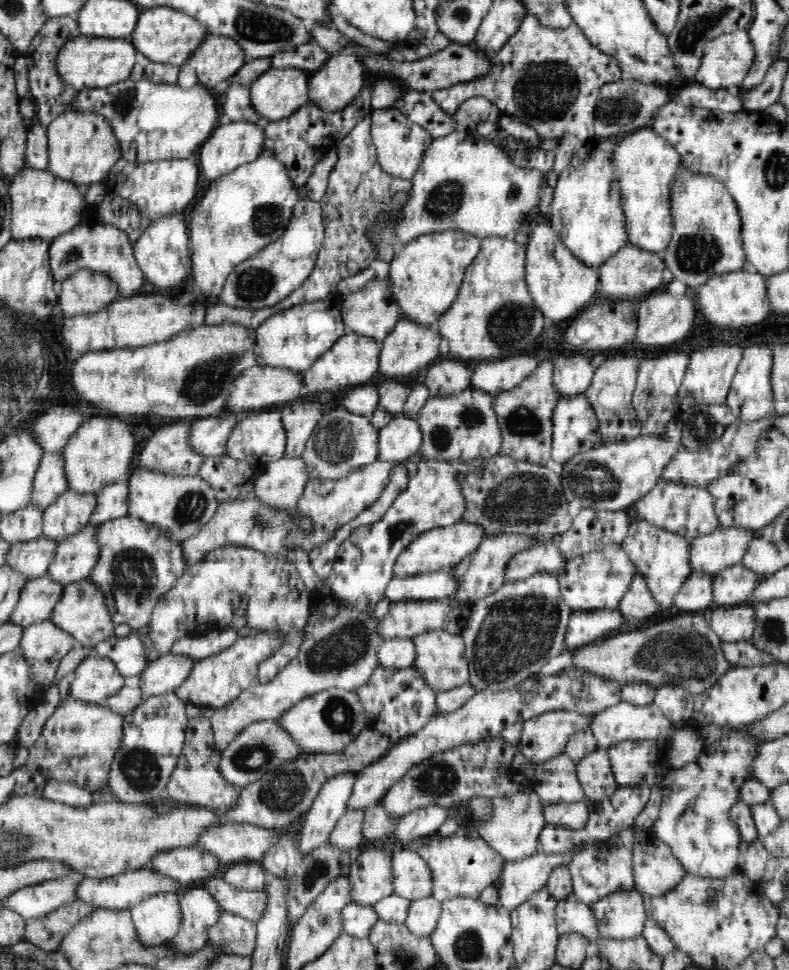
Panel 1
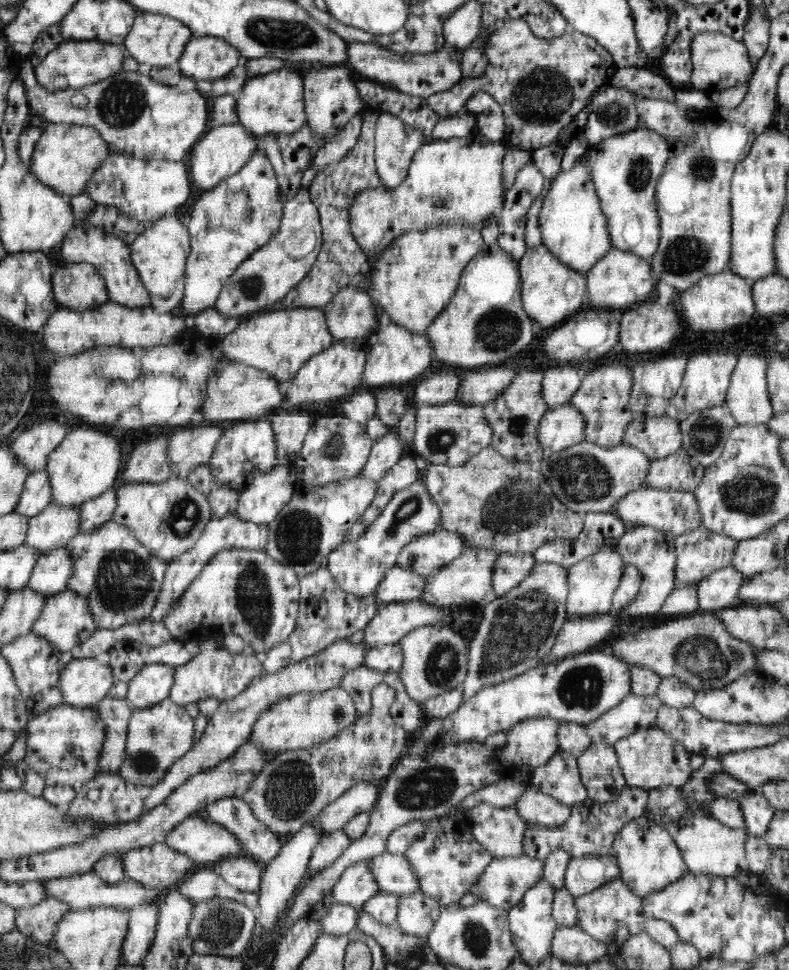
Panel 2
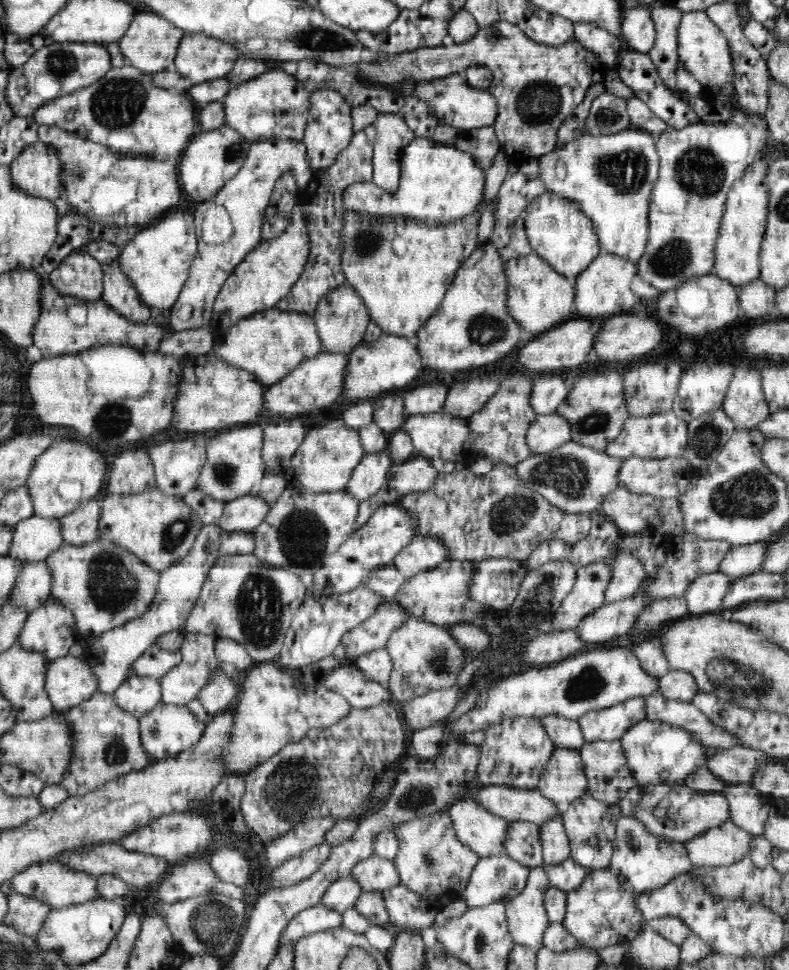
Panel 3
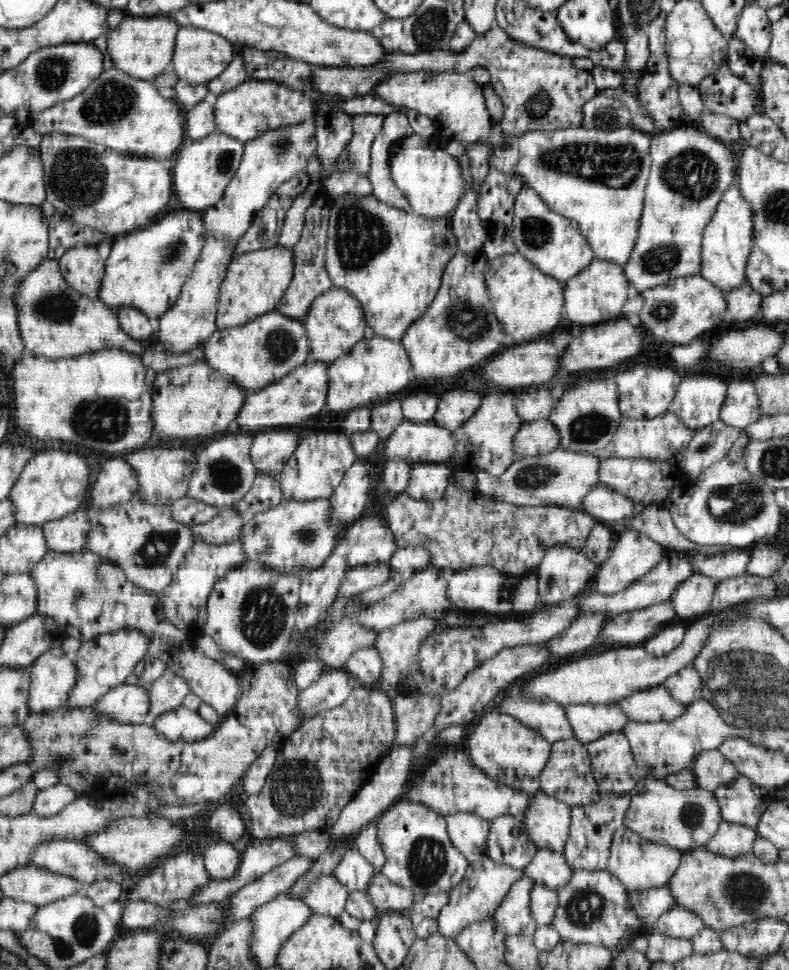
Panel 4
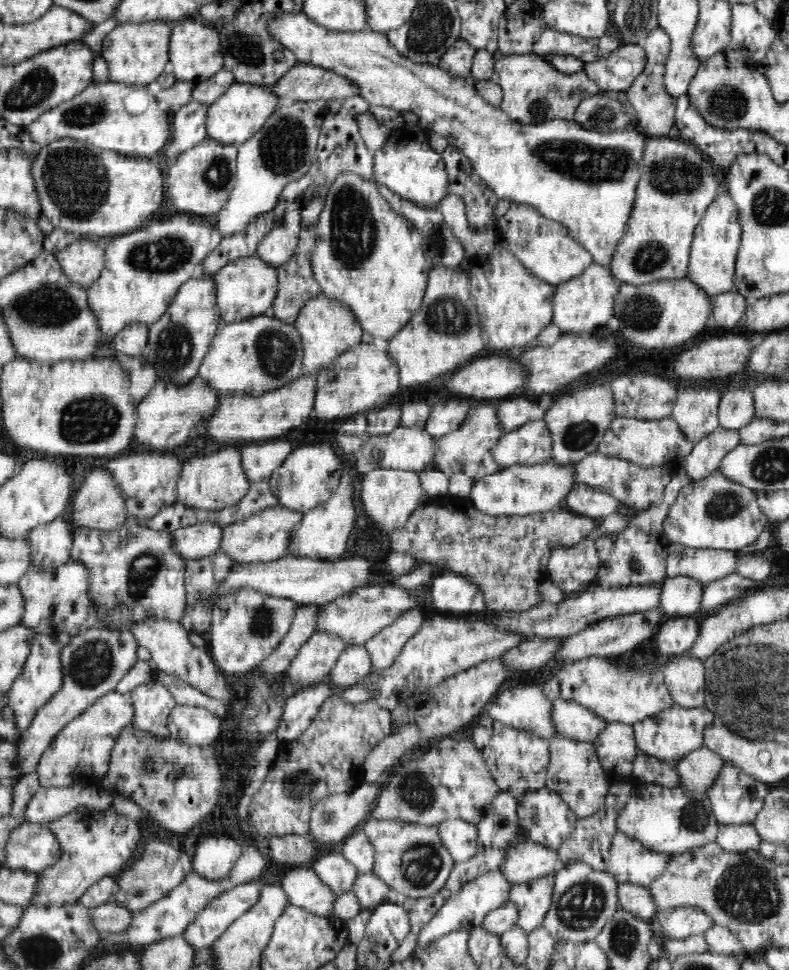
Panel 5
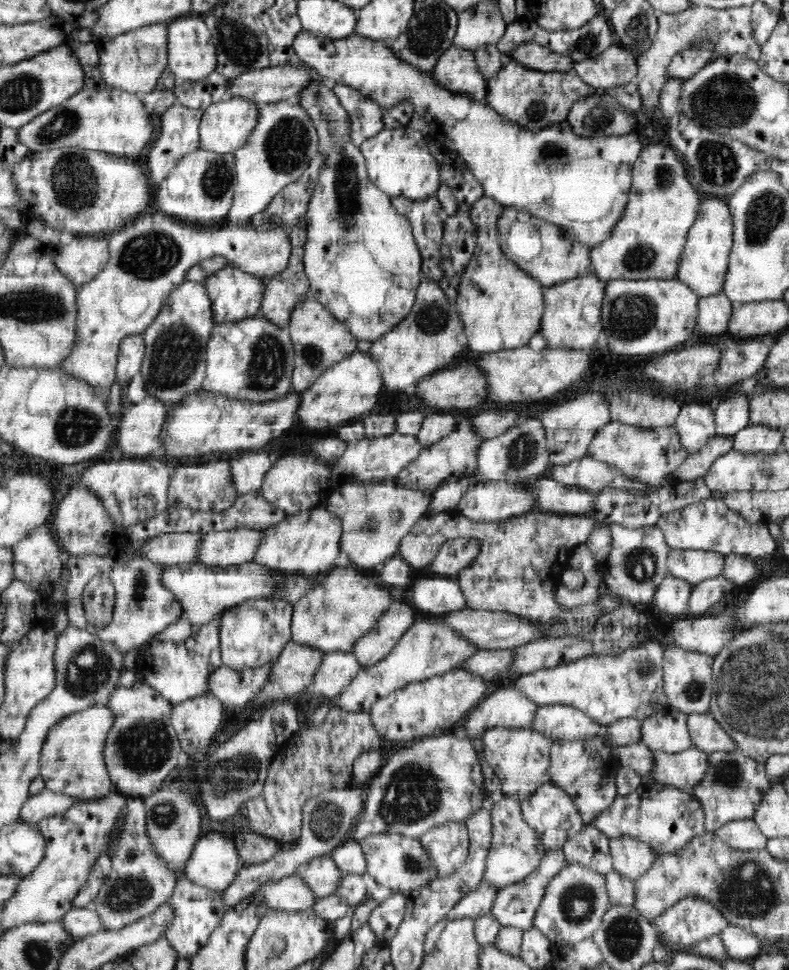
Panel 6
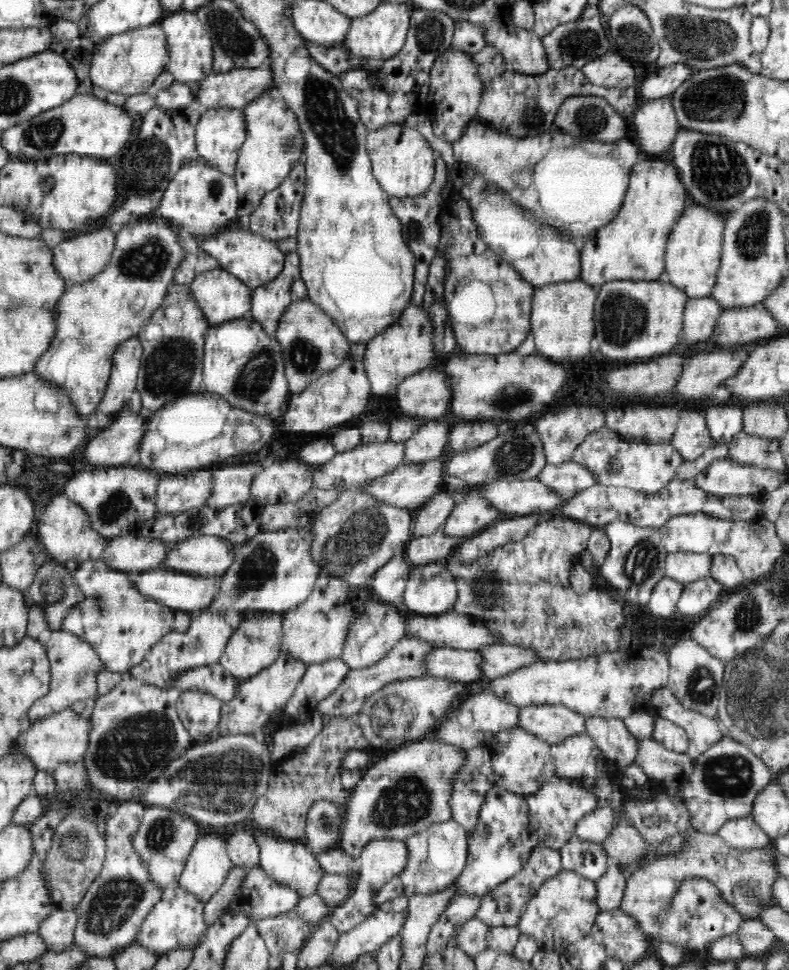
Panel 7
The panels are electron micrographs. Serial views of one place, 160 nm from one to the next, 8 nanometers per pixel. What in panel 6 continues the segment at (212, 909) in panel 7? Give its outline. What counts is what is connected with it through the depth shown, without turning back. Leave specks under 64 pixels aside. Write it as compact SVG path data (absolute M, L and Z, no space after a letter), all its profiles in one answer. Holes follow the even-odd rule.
M347 786L345 789L322 791L318 796L308 799L303 808L300 838L283 847L270 860L240 866L230 886L222 891L221 898L223 898L224 905L234 906L252 894L258 893L262 884L290 876L296 873L297 868L300 868L300 864L305 861L330 854L347 839L347 834L356 816L362 812L362 804L364 804L362 789L352 786Z

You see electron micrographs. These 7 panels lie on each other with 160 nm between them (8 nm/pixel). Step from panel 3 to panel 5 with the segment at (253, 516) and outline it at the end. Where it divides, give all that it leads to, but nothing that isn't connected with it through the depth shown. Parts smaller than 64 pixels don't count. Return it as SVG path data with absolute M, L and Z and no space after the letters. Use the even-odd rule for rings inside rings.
M206 521L182 527L170 532L172 551L182 559L198 560L214 554L220 549L222 527L218 523Z

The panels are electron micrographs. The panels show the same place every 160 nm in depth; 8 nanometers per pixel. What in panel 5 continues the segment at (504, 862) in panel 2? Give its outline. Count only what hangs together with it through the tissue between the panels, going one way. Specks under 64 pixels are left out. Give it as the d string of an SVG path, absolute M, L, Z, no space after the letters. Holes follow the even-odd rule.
M500 869L479 874L474 880L464 883L460 888L460 892L446 901L430 919L430 922L425 924L418 932L417 950L427 947L433 940L448 934L448 932L471 930L474 927L480 927L488 913L500 908L509 900L509 893L513 885L508 882L508 879L504 878Z

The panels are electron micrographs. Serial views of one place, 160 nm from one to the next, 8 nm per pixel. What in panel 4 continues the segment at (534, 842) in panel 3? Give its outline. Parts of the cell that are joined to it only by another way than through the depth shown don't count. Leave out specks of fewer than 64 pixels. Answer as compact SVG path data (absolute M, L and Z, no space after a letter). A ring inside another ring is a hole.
M504 814L490 821L486 856L492 861L522 869L532 862L536 850L521 817Z

